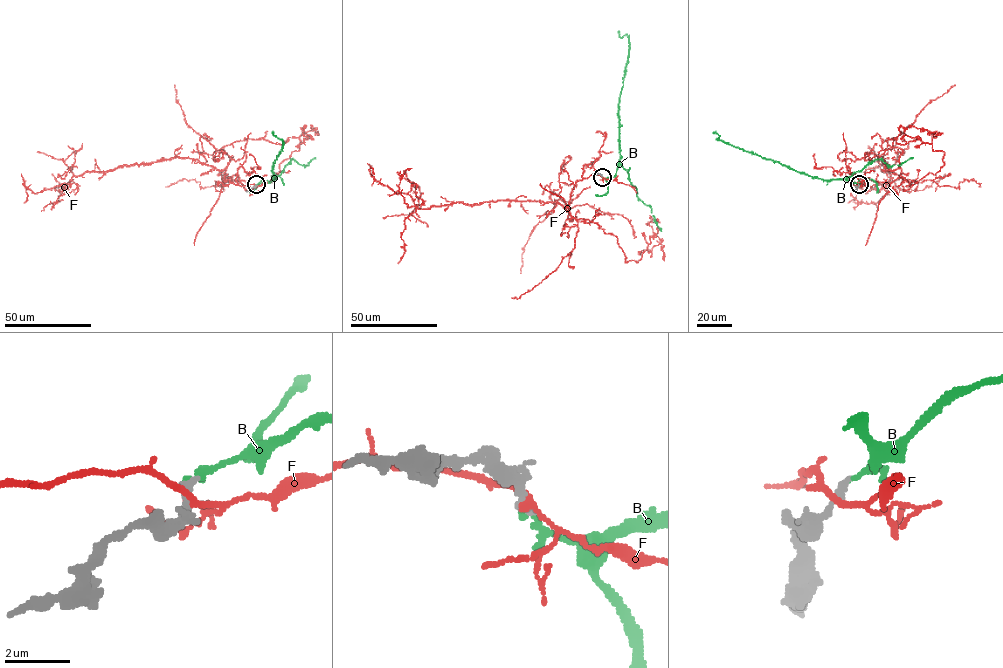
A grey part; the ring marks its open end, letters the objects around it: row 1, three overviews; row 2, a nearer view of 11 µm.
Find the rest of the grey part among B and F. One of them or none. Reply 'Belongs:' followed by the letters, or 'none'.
Belongs: B

